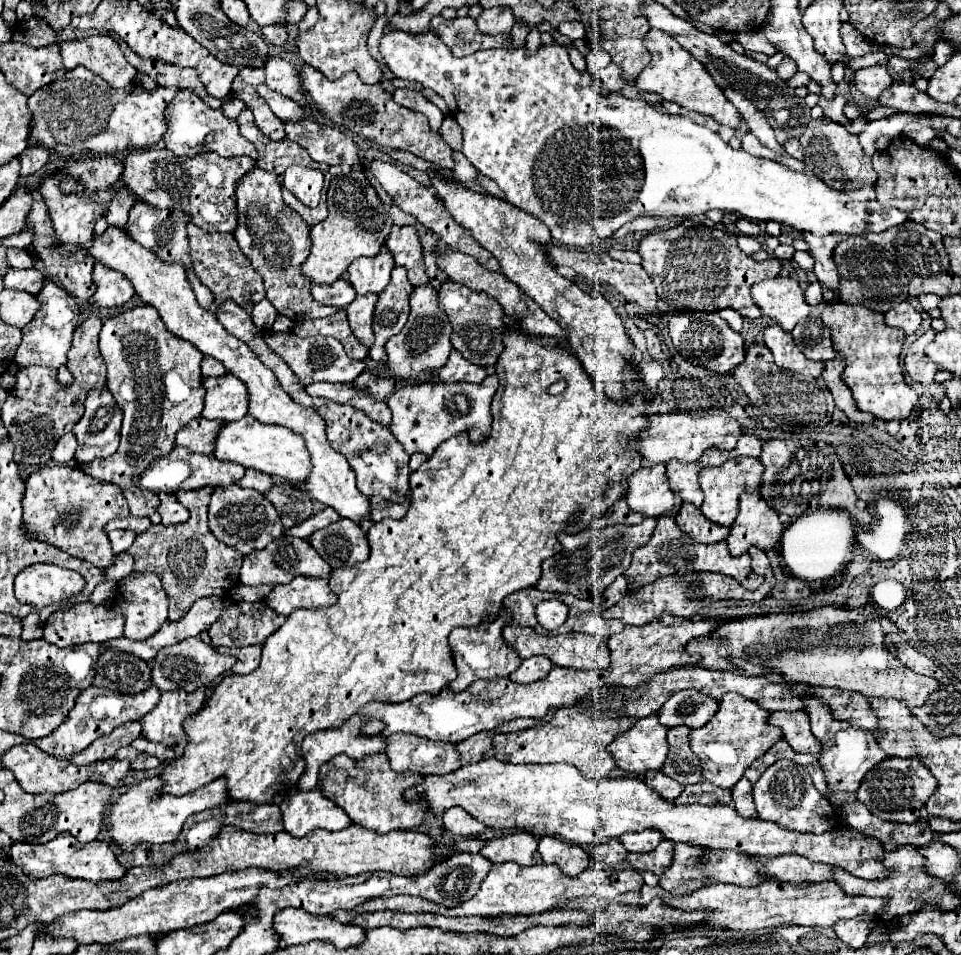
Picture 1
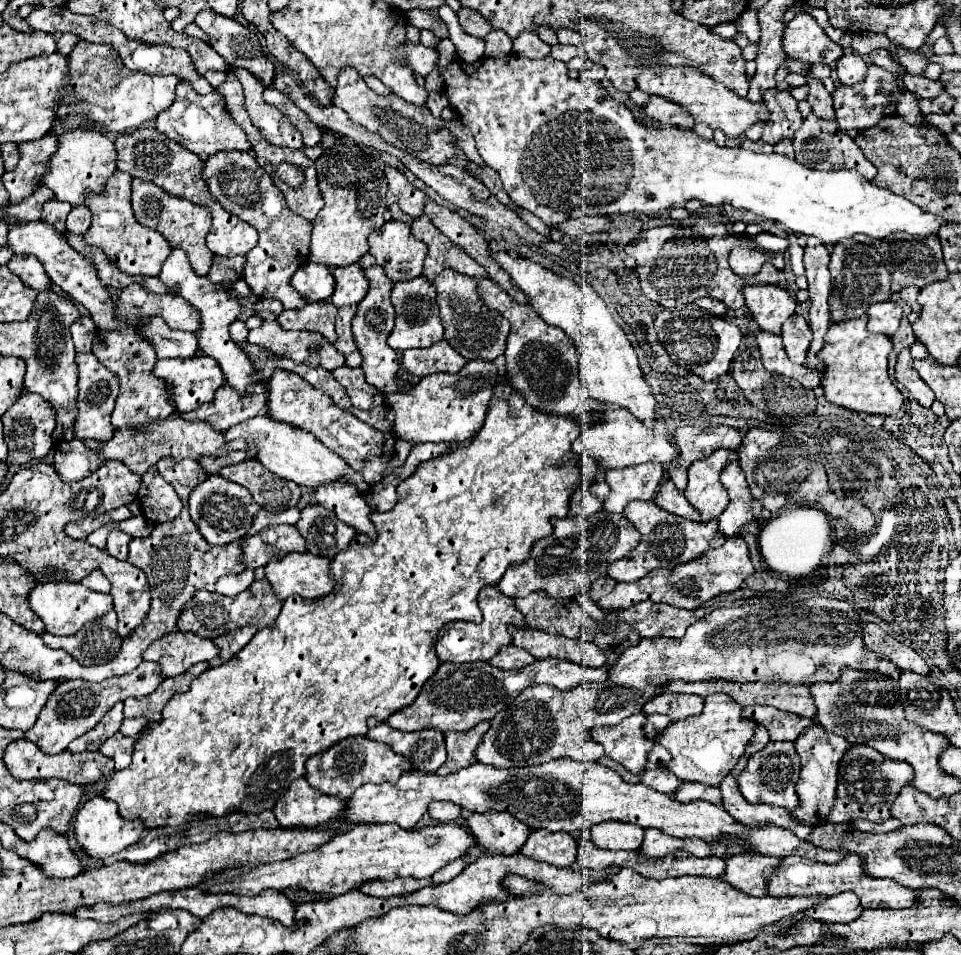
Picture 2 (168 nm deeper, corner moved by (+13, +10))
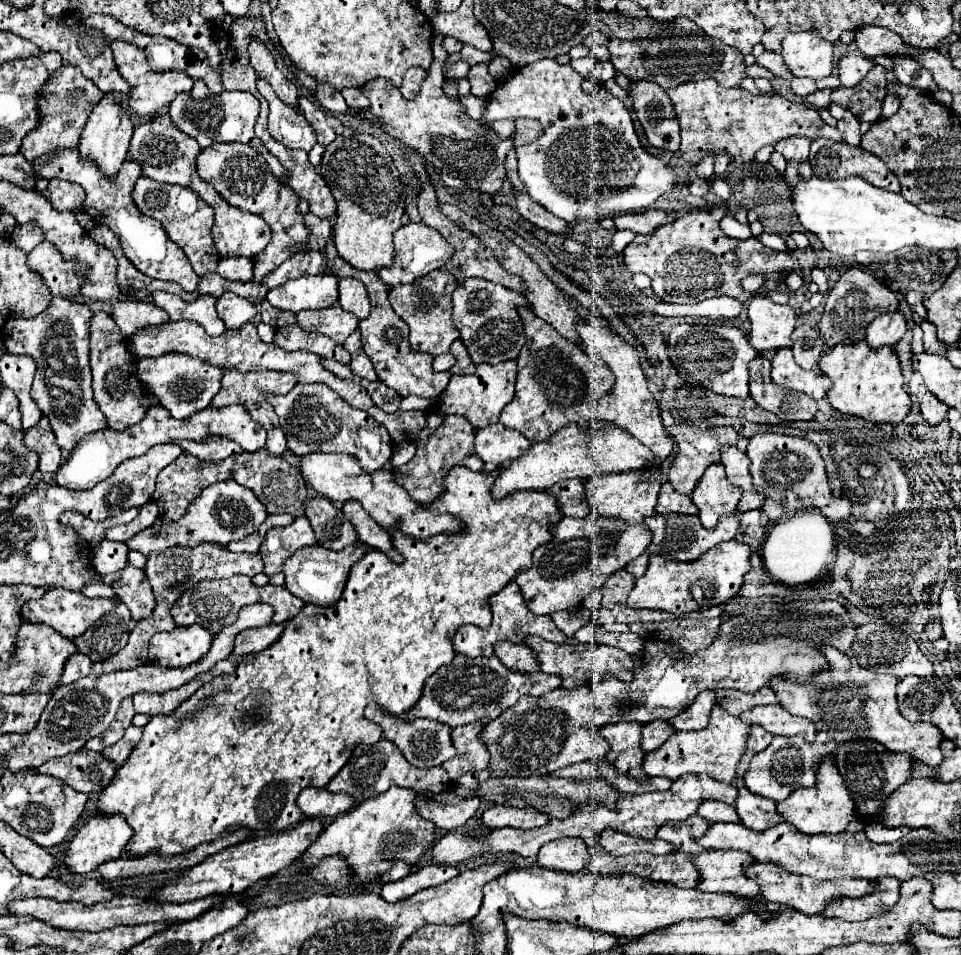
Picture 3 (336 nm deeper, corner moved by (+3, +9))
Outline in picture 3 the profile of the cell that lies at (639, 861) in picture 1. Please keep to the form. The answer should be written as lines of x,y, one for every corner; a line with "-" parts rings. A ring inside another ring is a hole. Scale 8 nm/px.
688,817
686,821
670,821
658,829
658,837
664,841
670,841
676,851
686,854
704,853
704,848
696,841
702,837
710,827
710,821
704,817

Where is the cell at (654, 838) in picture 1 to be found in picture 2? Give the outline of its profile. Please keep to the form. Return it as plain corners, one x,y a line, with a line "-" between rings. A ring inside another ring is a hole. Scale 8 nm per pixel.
606,820
590,828
590,838
596,846
608,850
636,851
642,844
644,829
636,824
620,824

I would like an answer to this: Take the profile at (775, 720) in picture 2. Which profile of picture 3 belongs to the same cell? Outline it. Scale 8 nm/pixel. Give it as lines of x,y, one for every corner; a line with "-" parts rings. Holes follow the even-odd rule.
780,705
754,707
746,713
742,713
740,719
746,723
758,723
772,735
782,735
782,737
800,735
806,741
814,741
814,737
816,737
816,727
812,721
808,721
804,717
794,717

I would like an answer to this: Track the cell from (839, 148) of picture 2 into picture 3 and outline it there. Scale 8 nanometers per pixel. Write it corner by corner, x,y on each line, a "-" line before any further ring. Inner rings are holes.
818,139
818,141
812,141
808,163
812,165
812,173
816,177
858,175
864,181
868,181
870,185
876,185
876,187
892,191
892,193
900,193
900,183
898,183
896,175
890,169
886,169
884,161
880,161
872,153
866,153
862,147
852,147
852,145
846,145
846,143
832,143
830,139

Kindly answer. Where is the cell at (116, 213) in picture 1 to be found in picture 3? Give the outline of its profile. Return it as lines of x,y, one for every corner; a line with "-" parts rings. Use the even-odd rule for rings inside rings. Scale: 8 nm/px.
74,147
74,149
58,149
58,153
54,153
54,157
38,157
38,161
34,161
32,165
34,165
34,171
38,177
46,177
46,179
62,177
66,181
74,181
74,183
82,185
86,191
84,213
88,213
96,223
104,223
118,235
124,255
144,275
148,275
152,279
178,283
188,293
194,293
198,289
200,277
194,273
184,251
168,237
168,233
162,229
160,221
154,221
152,217
142,215
130,199
130,191
134,189
134,183
142,175
142,169
136,161
126,159
122,163
122,169
114,177
102,177
102,171
98,169
98,165
94,165
90,161
82,161
82,157
78,157
78,147

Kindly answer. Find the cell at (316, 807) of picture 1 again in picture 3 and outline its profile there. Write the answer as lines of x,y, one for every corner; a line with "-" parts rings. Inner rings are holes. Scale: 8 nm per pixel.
306,787
298,795
298,807
306,817
332,819
336,815
350,811
354,805
356,801
348,793
330,793
328,789

